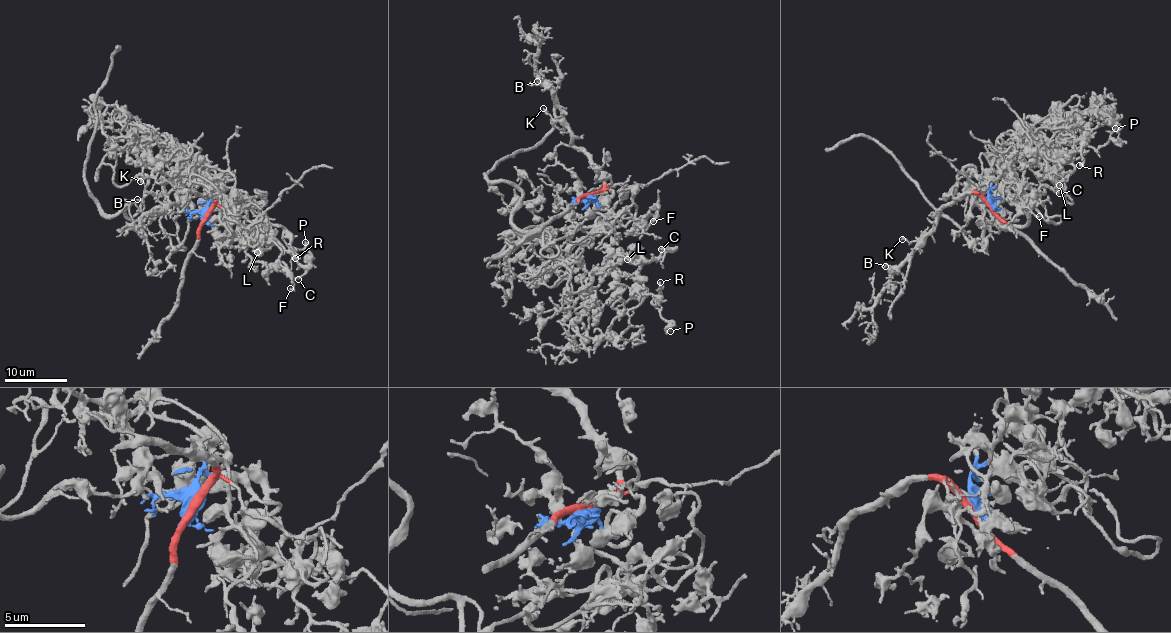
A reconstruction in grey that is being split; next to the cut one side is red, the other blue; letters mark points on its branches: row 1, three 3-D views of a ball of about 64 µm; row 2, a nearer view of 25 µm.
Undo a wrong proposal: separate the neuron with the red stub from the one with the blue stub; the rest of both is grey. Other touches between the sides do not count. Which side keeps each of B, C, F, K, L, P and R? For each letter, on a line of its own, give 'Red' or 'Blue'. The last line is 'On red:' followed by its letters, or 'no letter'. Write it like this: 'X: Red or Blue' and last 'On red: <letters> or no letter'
B: Red
C: Blue
F: Blue
K: Red
L: Blue
P: Blue
R: Blue
On red: B, K

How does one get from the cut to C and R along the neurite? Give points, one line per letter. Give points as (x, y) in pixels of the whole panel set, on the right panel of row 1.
C: (990, 205), (1026, 163), (1055, 168), (1044, 154), (1059, 194)
R: (990, 205), (989, 192), (1009, 177), (1018, 185), (1028, 162), (1055, 161), (1062, 127), (1082, 139), (1079, 166)

